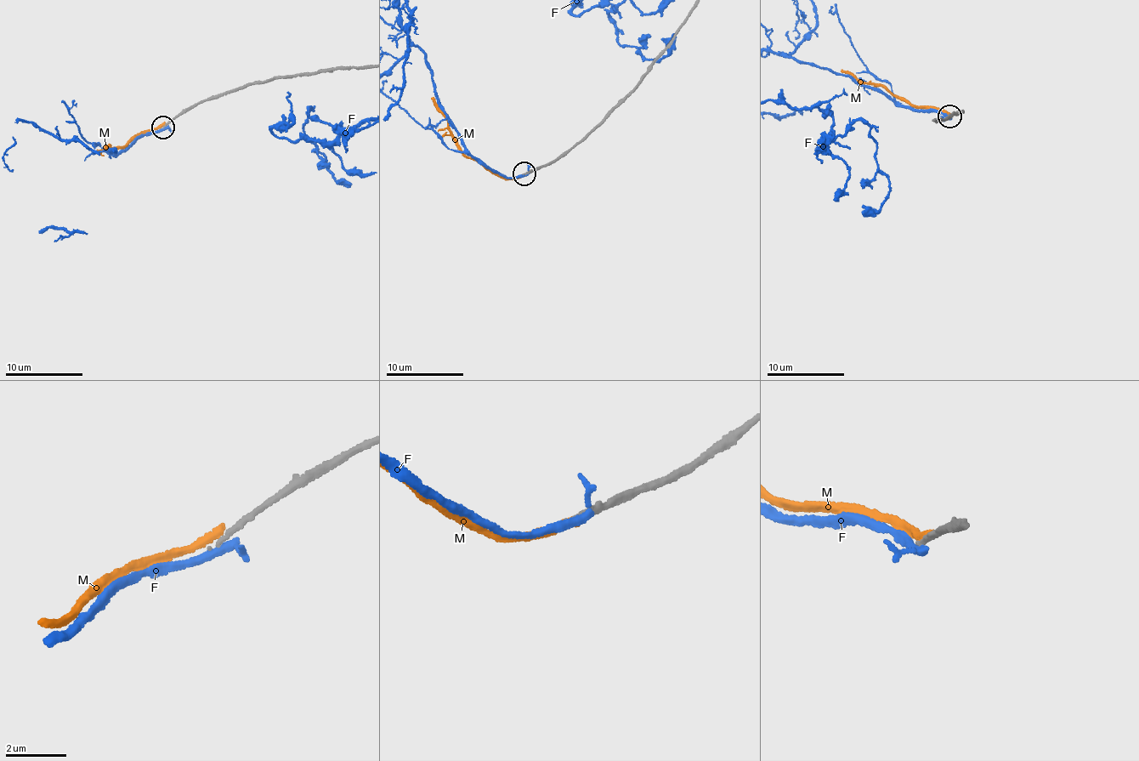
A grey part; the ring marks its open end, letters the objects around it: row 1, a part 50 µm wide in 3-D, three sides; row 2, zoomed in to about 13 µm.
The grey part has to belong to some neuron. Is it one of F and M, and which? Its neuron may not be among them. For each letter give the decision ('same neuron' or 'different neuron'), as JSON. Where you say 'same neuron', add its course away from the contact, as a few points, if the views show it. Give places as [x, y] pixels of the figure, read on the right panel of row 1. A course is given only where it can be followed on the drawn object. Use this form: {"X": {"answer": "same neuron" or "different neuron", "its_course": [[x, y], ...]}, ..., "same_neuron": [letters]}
{"F": {"answer": "different neuron"}, "M": {"answer": "different neuron"}, "same_neuron": []}

